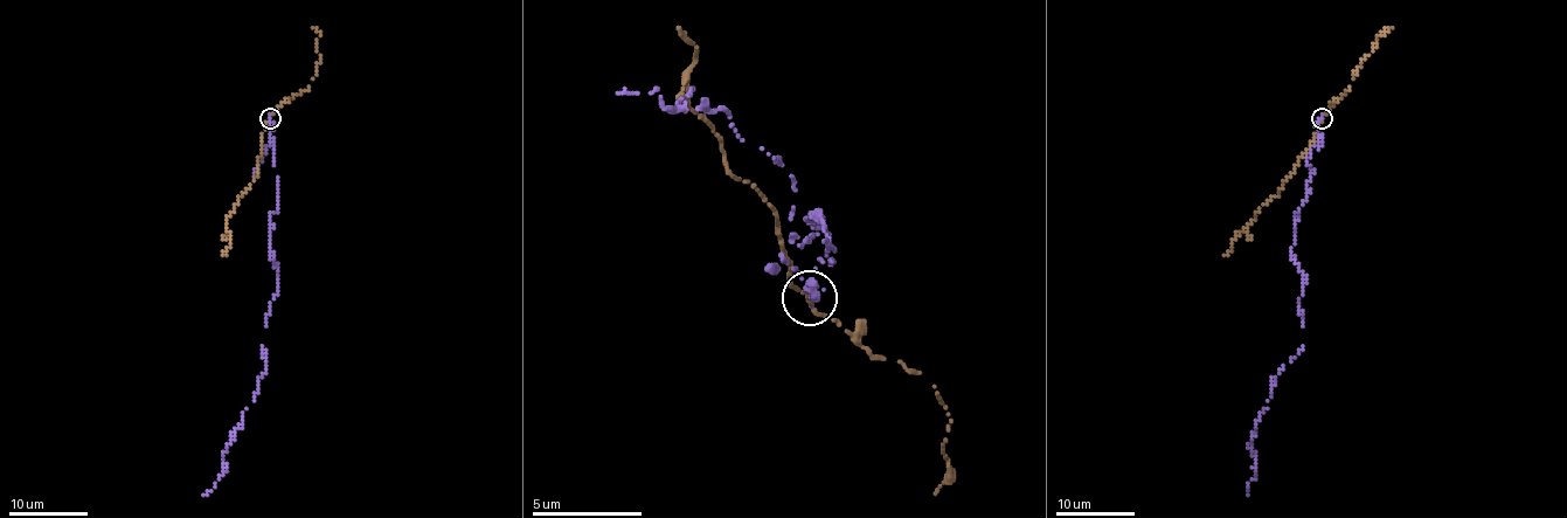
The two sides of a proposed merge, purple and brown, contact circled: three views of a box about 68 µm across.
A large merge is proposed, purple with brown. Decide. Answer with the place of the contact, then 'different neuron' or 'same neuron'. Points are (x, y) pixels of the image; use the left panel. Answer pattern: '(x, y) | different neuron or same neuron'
(270, 118) | different neuron

